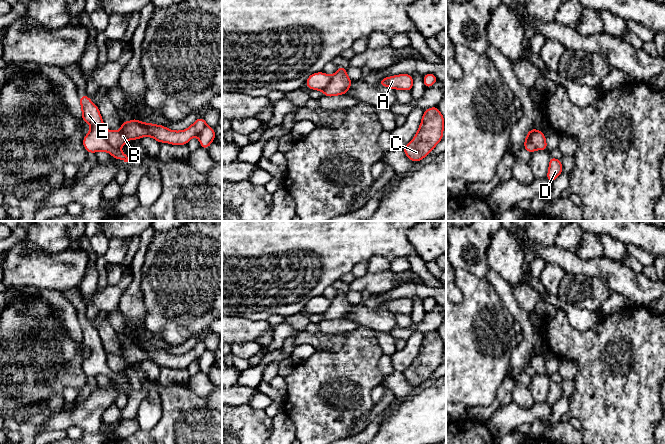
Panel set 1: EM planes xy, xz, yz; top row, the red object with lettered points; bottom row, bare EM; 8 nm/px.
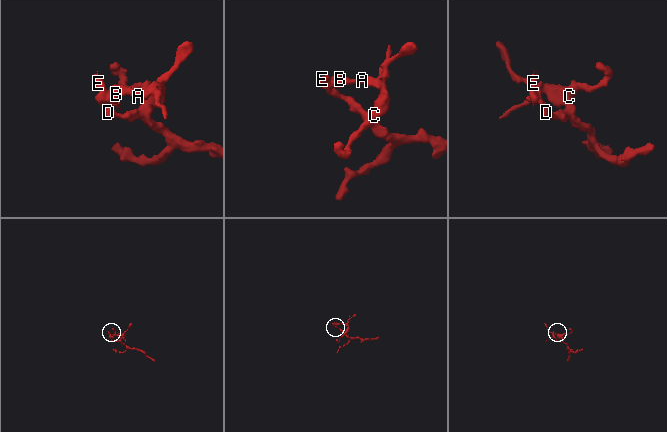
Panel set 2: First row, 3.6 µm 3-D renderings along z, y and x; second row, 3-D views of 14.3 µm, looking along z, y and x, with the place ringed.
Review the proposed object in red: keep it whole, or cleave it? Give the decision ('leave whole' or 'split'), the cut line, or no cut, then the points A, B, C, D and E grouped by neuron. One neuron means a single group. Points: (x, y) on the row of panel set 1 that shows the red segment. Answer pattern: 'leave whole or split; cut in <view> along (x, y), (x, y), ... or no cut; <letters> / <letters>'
split; cut in xy along (106, 131), (106, 141), (113, 148), (117, 149); A B C D / E

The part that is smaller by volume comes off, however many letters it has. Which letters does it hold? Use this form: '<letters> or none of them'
E

